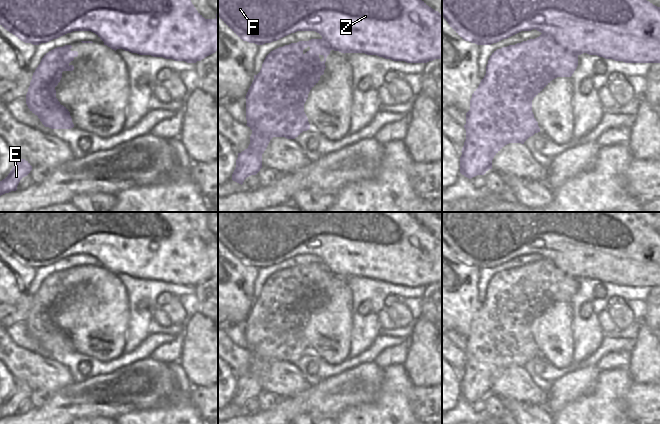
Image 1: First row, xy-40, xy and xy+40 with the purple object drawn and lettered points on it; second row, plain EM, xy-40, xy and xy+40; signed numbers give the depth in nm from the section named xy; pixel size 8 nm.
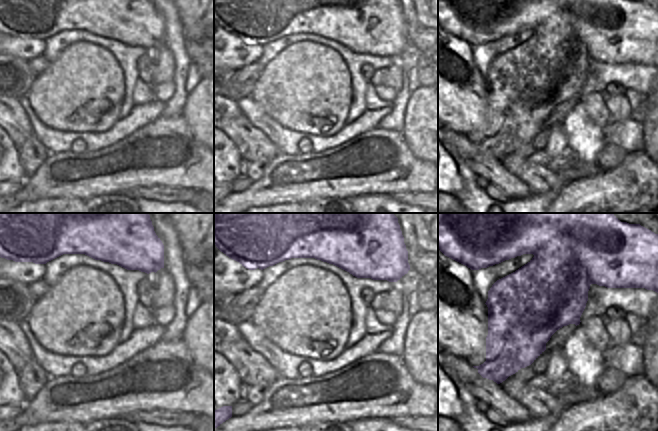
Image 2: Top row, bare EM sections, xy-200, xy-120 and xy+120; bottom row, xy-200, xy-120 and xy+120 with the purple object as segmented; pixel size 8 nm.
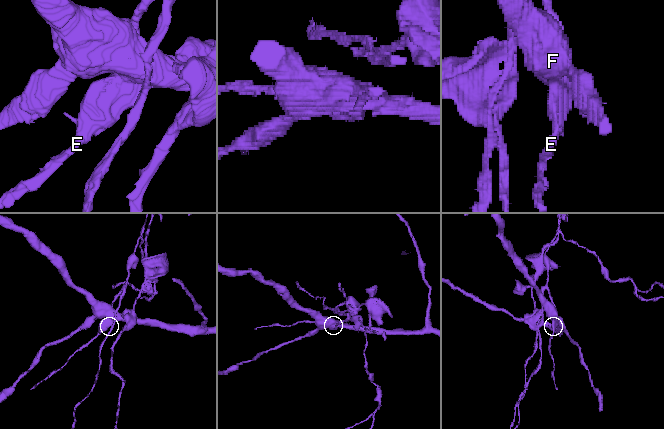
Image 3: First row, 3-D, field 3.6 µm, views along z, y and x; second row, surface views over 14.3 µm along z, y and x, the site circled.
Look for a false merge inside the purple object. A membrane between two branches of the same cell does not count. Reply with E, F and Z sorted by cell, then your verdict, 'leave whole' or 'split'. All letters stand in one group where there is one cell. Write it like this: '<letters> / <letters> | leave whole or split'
E / F Z | split

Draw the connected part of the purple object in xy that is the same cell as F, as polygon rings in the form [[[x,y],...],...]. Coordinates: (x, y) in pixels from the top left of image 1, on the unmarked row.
[[[218,212],[218,241],[243,265],[263,269],[277,265],[297,255],[315,255],[325,263],[334,275],[341,277],[365,277],[393,285],[427,287],[442,283],[442,239],[419,223],[411,212]]]

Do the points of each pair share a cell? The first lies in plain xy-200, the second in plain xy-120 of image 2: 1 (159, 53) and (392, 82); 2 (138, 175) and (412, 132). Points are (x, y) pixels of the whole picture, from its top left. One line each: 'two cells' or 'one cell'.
1: one cell
2: two cells

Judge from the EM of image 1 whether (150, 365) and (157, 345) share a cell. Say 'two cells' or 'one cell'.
two cells

